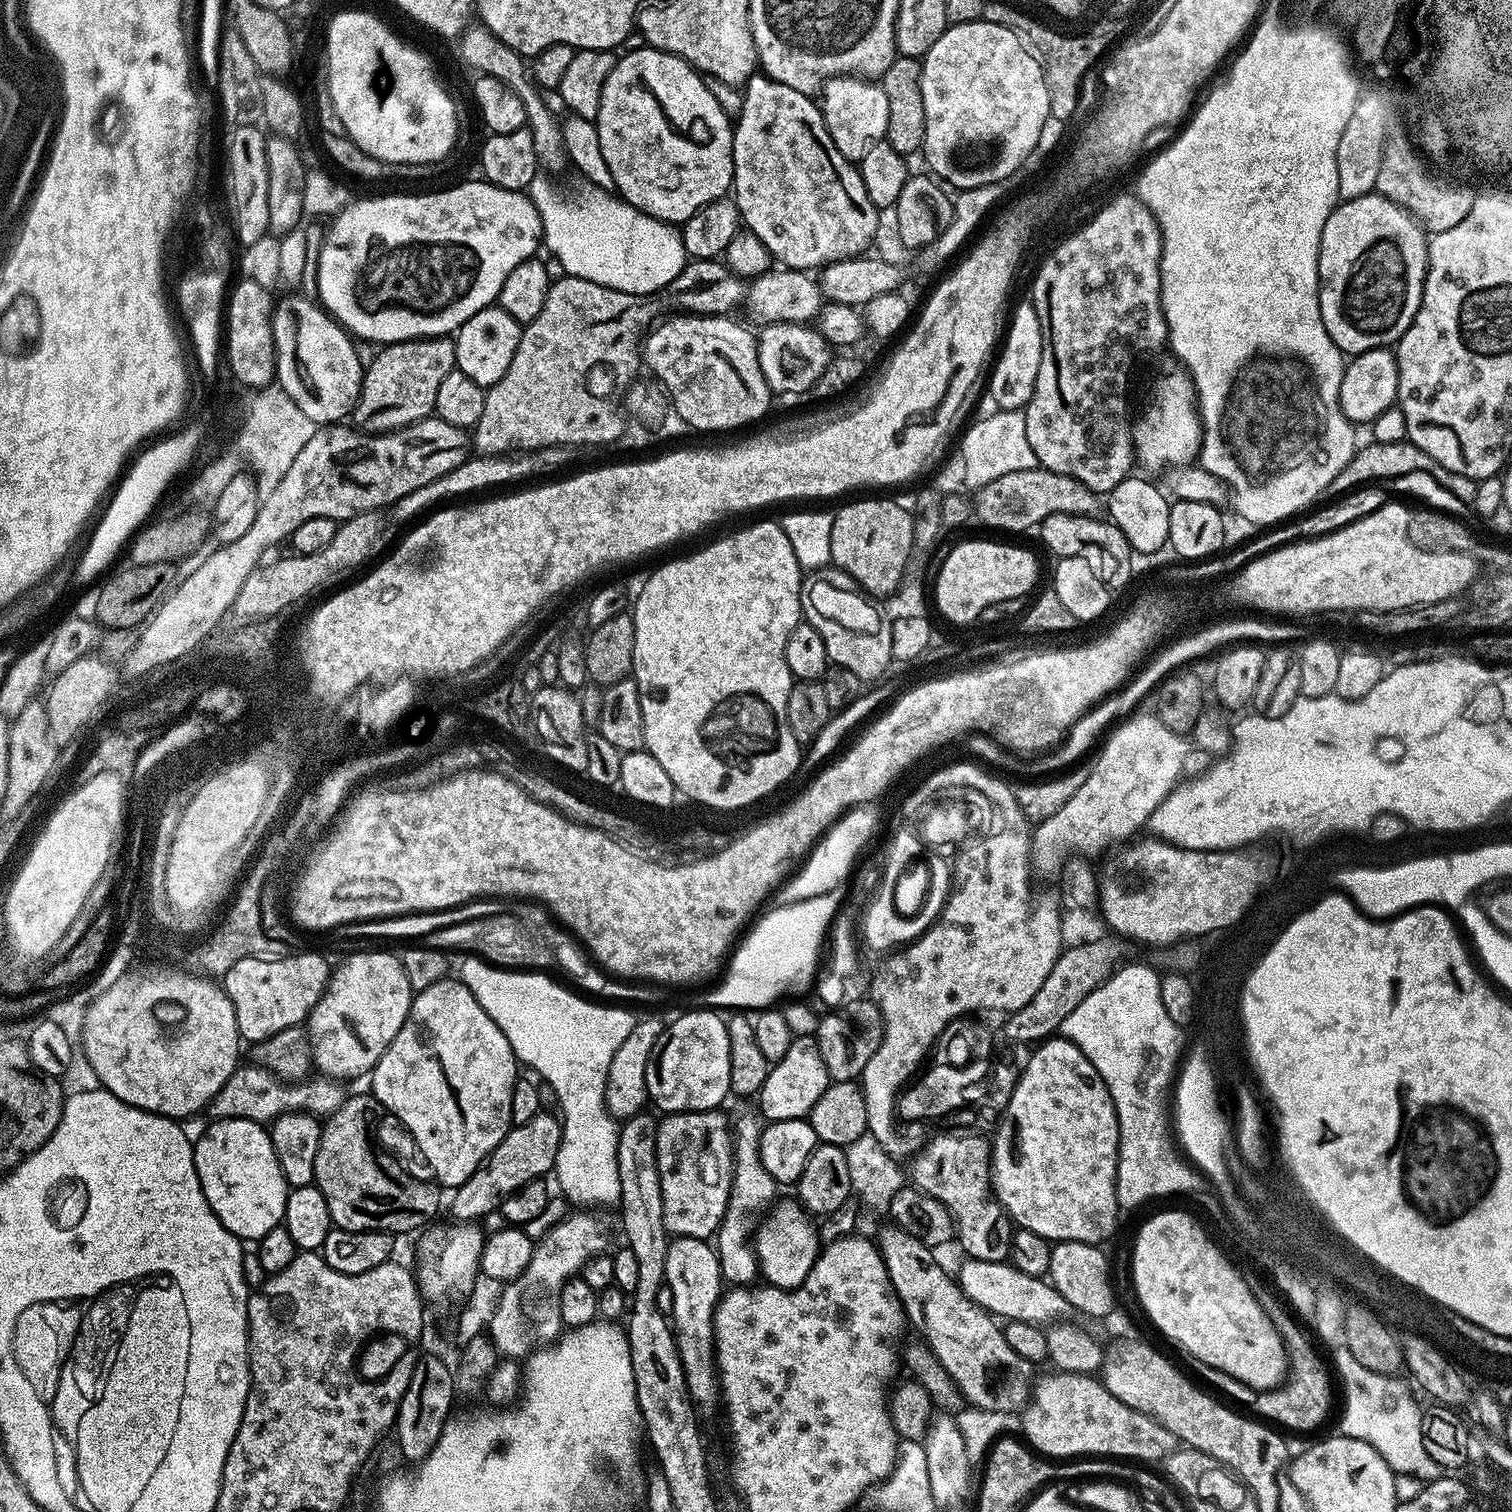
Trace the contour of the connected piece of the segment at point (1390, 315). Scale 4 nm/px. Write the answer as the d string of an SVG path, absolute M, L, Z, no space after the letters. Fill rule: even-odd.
M1369 194L1336 205L1322 230L1318 278L1322 322L1341 352L1388 348L1411 326L1424 294L1429 241L1420 220L1386 196Z

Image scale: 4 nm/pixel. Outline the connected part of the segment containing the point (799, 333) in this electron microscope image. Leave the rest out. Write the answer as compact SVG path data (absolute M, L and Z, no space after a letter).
M765 324L759 329L757 344L761 370L775 395L809 393L832 359L824 336L815 327L803 324Z

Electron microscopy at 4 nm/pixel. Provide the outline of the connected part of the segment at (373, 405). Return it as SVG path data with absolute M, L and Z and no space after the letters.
M434 336L422 340L403 340L398 344L385 344L373 355L364 370L364 381L360 384L360 397L352 410L351 423L364 434L385 434L404 428L433 415L438 386L442 378L456 368L456 342L452 336Z

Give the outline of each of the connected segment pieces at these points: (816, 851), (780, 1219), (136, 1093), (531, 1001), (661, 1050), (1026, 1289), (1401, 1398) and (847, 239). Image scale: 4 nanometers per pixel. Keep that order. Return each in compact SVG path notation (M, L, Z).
M874 804L857 805L832 824L805 857L803 864L786 881L781 883L776 892L776 895L778 894L777 903L779 905L790 904L812 898L843 883L858 854L867 844L872 830L878 824L880 812L876 807L878 806Z
M781 1199L775 1208L765 1217L764 1223L754 1234L754 1247L759 1271L773 1288L797 1288L806 1282L806 1274L814 1266L816 1257L822 1251L817 1225L810 1219L809 1213L795 1199Z
M163 970L155 978L137 978L137 980L132 974L121 977L118 982L115 982L114 986L110 987L110 990L107 990L106 993L103 993L89 1005L82 1031L82 1041L84 1040L83 1057L94 1068L94 1072L100 1080L100 1087L105 1092L114 1094L130 1106L141 1108L147 1112L156 1112L159 1116L169 1116L171 1120L177 1122L183 1121L183 1116L192 1116L195 1112L203 1113L207 1109L208 1105L212 1103L212 1099L218 1094L218 1090L222 1090L222 1086L226 1086L226 1082L236 1072L238 1065L241 1063L240 1047L242 1047L238 1022L234 1018L234 1006L230 1002L230 998L224 995L223 987L211 979L201 978L199 975L189 974L184 970L181 971Z
M471 954L465 955L464 960L460 964L460 973L458 979L460 983L465 984L470 990L470 994L474 994L474 998L478 1002L478 1006L482 1006L482 1010L486 1010L486 1014L490 1014L490 1018L498 1026L498 1030L502 1030L502 1034L506 1034L506 1042L510 1042L510 1046L514 1050L517 1061L521 1065L524 1064L528 1068L533 1068L546 1083L552 1087L552 1092L556 1095L556 1100L560 1103L559 1115L562 1117L562 1138L560 1139L560 1149L558 1150L558 1158L556 1159L556 1167L554 1169L554 1177L560 1183L560 1188L564 1191L564 1196L570 1203L576 1204L572 1206L596 1206L592 1204L612 1204L615 1205L620 1198L622 1183L619 1181L618 1158L616 1151L618 1150L619 1131L618 1121L615 1116L608 1112L608 1107L604 1099L606 1098L606 1084L608 1075L610 1074L610 1064L614 1062L614 1054L618 1051L618 1046L622 1046L622 1042L626 1042L626 1037L630 1035L630 1030L636 1025L637 1017L631 1016L627 1012L627 1007L614 1006L618 1008L607 1008L607 1003L591 1004L591 999L585 998L579 991L571 992L568 988L563 988L560 984L555 984L550 977L544 976L540 970L505 970L495 967L483 960L479 956Z
M705 1010L706 1012L684 1012L673 1024L669 1023L663 1034L658 1038L654 1050L650 1054L650 1062L646 1066L646 1086L648 1087L649 1101L661 1108L661 1113L671 1114L674 1112L710 1112L721 1107L727 1096L730 1096L732 1087L730 1086L730 1038L728 1037L728 1026L725 1017L716 1010Z
M994 1260L963 1261L960 1268L958 1283L965 1296L968 1296L978 1307L984 1308L993 1317L1001 1321L1016 1321L1039 1326L1059 1325L1061 1322L1071 1321L1074 1310L1062 1294L1047 1279L1022 1274L1022 1270L1013 1268L1011 1263Z
M1337 1351L1335 1356L1340 1380L1344 1383L1344 1413L1340 1416L1339 1435L1358 1438L1374 1446L1397 1476L1410 1474L1425 1482L1440 1479L1441 1466L1430 1458L1422 1438L1424 1412L1412 1397L1413 1389L1408 1389L1396 1376L1383 1376L1374 1374L1374 1370L1366 1370L1366 1366L1362 1366L1362 1362L1348 1351Z
M763 74L749 77L742 93L744 101L740 114L735 117L732 134L734 174L731 191L743 227L758 234L766 250L770 250L773 261L780 263L781 260L784 263L781 265L788 270L816 270L835 260L861 255L876 236L881 213L874 202L870 202L870 194L866 194L859 167L834 146L819 103L809 93L794 90Z

